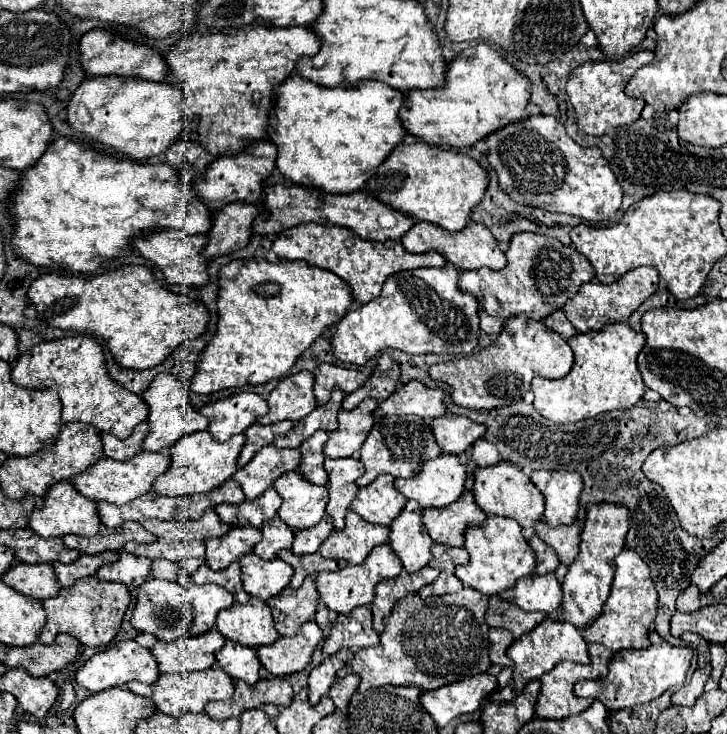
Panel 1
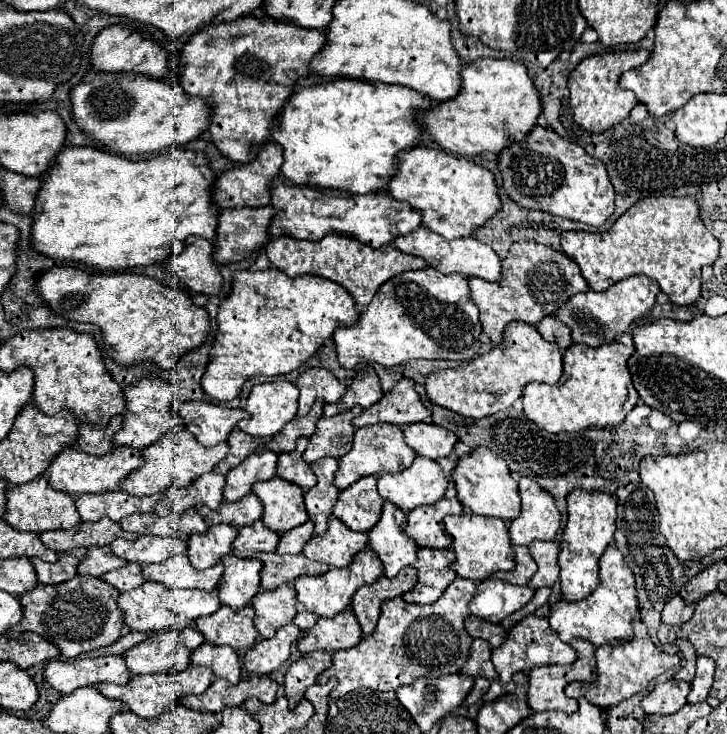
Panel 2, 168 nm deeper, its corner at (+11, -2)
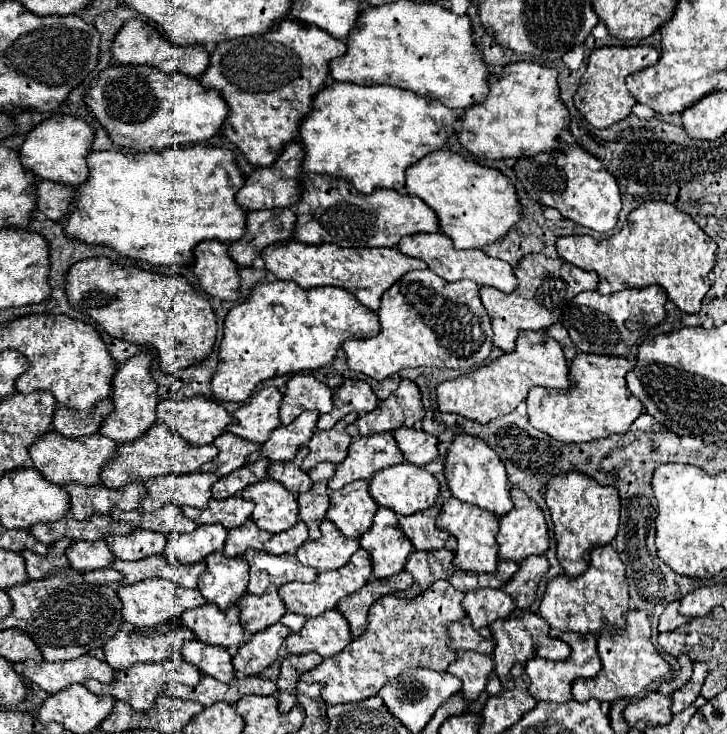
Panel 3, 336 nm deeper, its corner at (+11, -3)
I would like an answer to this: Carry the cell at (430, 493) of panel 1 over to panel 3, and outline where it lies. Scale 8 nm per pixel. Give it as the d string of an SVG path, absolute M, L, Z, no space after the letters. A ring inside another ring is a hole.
M403 462L403 464L379 470L369 482L369 492L379 506L387 506L395 514L409 516L409 514L435 506L435 500L439 496L439 480L431 472L427 472L423 466Z

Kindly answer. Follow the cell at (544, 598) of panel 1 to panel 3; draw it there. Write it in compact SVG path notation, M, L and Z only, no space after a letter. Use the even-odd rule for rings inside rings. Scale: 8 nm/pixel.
M479 588L465 594L463 608L467 610L467 616L473 620L473 628L479 630L481 626L493 624L493 620L509 616L517 608L517 604L503 590Z

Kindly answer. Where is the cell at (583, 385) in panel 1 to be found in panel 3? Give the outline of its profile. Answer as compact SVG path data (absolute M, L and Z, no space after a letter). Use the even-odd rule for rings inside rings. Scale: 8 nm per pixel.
M577 354L569 366L569 390L567 394L549 394L549 388L531 388L527 396L527 414L529 422L545 432L547 436L559 440L559 442L589 442L595 438L605 438L609 434L627 432L629 424L637 420L637 416L643 412L641 402L629 392L625 374L633 368L633 360L623 356L599 356L599 354Z

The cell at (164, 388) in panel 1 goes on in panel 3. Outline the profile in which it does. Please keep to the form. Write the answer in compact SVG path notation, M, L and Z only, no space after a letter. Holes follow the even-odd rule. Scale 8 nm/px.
M143 350L137 356L129 358L115 374L113 378L113 406L115 410L111 416L105 418L105 424L101 426L99 434L115 440L117 444L135 442L141 436L147 434L147 430L157 422L157 404L159 404L159 384L151 376L151 352Z

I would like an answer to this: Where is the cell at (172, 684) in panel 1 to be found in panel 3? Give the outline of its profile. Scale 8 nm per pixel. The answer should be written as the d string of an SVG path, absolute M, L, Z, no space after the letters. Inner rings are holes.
M169 658L161 664L133 664L127 670L119 670L115 676L113 684L101 684L97 680L87 680L85 686L93 692L93 694L111 694L115 700L123 700L127 702L133 710L137 712L145 712L149 710L157 696L165 690L167 684L185 684L185 686L197 686L201 682L201 672L197 672L197 668L193 668L193 664L185 662L183 658Z

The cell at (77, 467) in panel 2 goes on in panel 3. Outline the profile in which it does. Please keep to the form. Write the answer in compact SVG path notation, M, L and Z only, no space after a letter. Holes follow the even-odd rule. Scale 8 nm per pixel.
M47 432L29 448L33 468L37 468L49 482L57 486L67 486L69 482L77 482L81 486L97 486L101 482L103 466L107 466L107 460L115 458L115 452L117 444L101 434L69 440L59 436L59 432Z

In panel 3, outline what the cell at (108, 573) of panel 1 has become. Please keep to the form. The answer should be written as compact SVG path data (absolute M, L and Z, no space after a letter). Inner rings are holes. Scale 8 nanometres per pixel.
M103 540L95 542L73 542L71 548L67 550L67 560L73 570L79 572L91 572L99 568L109 568L115 560L113 552L109 552L107 544Z

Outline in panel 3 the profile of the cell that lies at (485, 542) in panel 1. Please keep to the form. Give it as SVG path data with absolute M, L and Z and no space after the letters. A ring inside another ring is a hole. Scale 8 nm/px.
M457 498L445 500L441 514L437 516L437 528L453 534L457 538L457 550L453 564L465 572L495 572L497 570L497 524L499 518L477 506L469 506Z

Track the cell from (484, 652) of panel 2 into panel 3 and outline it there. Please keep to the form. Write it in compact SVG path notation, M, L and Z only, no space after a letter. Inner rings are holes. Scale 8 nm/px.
M457 652L457 662L453 662L447 672L463 680L461 694L467 700L477 700L493 672L493 658L479 652Z

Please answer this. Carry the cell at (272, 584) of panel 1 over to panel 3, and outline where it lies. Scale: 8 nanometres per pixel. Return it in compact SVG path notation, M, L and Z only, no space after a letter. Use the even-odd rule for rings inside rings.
M219 552L209 554L205 562L207 570L199 578L199 590L209 602L215 602L221 610L225 610L229 608L229 604L235 604L247 592L247 560L243 556L227 558Z

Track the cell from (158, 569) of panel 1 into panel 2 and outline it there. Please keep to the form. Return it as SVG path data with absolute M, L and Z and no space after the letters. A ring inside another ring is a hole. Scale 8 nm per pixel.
M127 563L121 569L115 569L115 571L109 571L109 573L101 575L101 579L105 583L113 585L121 593L129 591L129 589L135 589L145 581L145 577L141 575L141 565L139 563Z

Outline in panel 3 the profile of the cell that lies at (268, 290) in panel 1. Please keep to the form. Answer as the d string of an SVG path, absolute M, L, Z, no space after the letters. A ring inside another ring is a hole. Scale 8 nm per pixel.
M291 280L255 284L243 304L229 310L211 392L221 402L243 402L267 378L317 370L329 364L347 338L371 338L379 332L377 314L341 288L303 290Z

